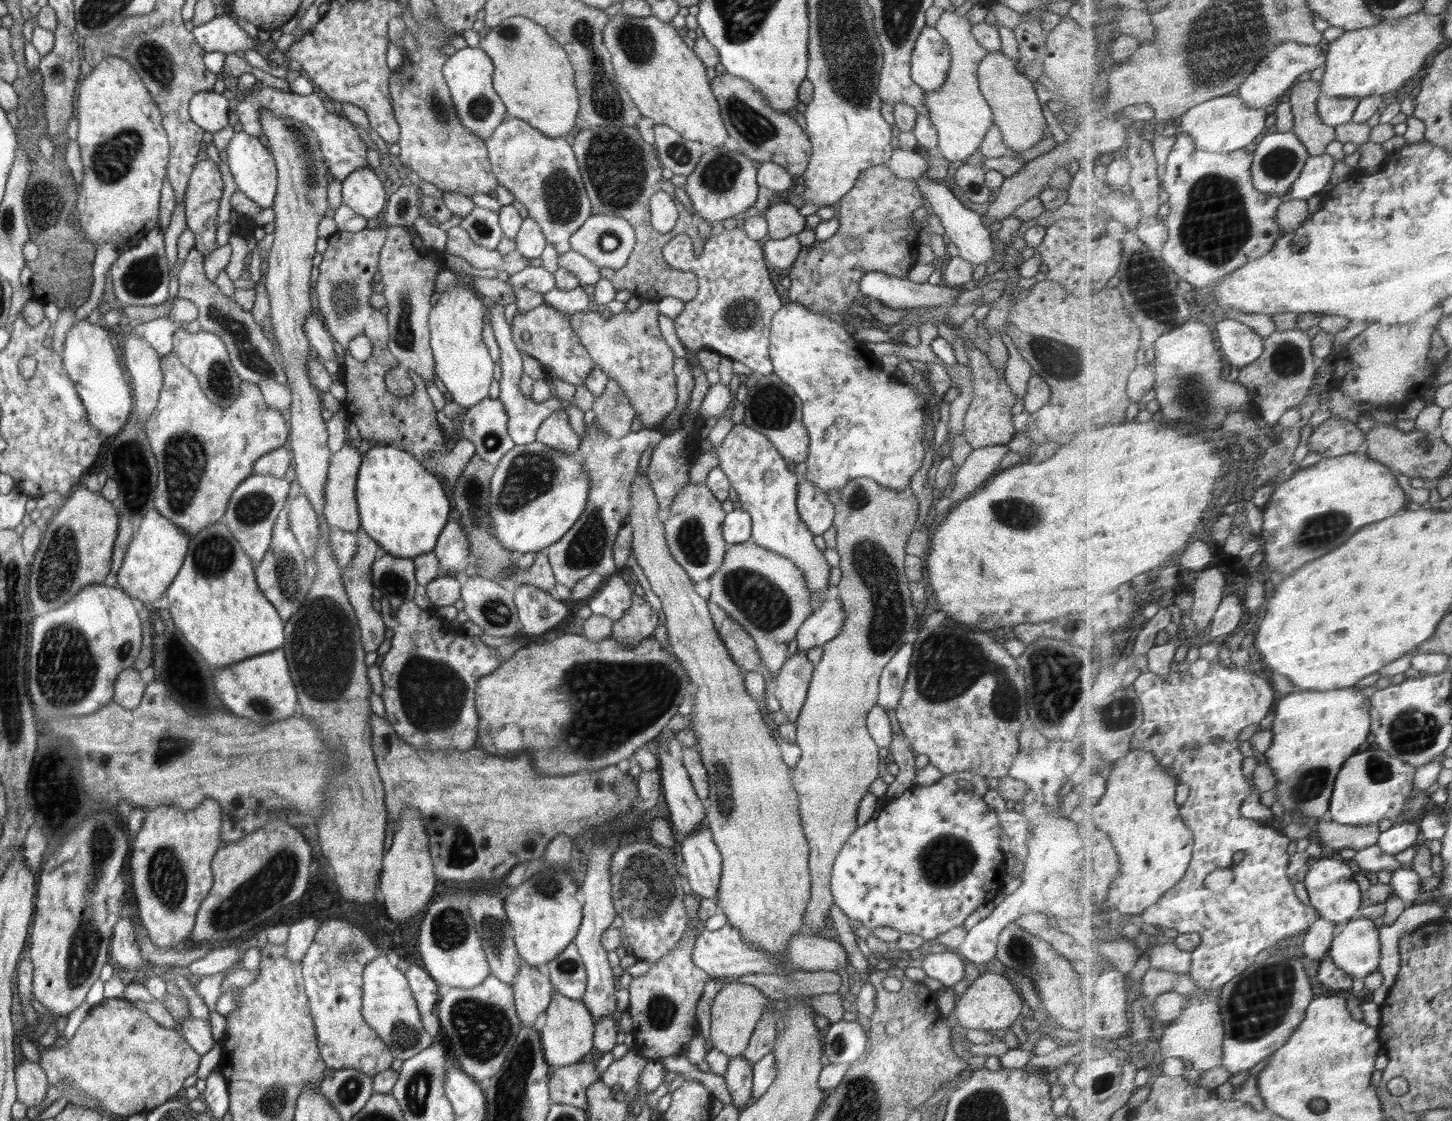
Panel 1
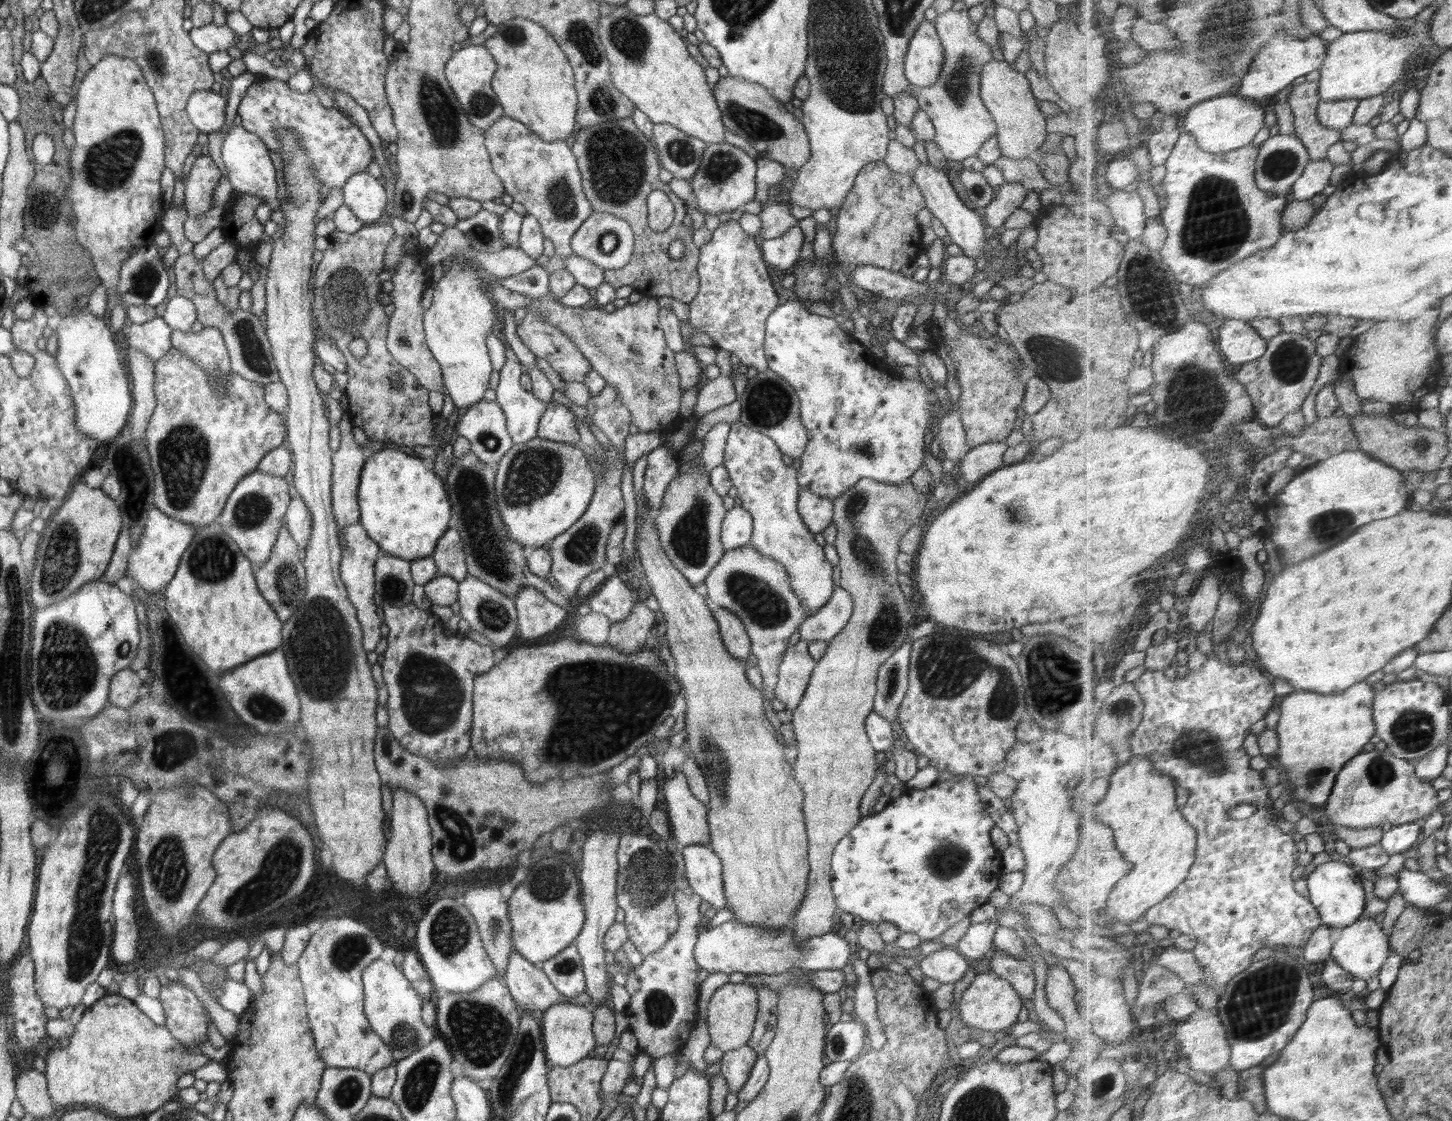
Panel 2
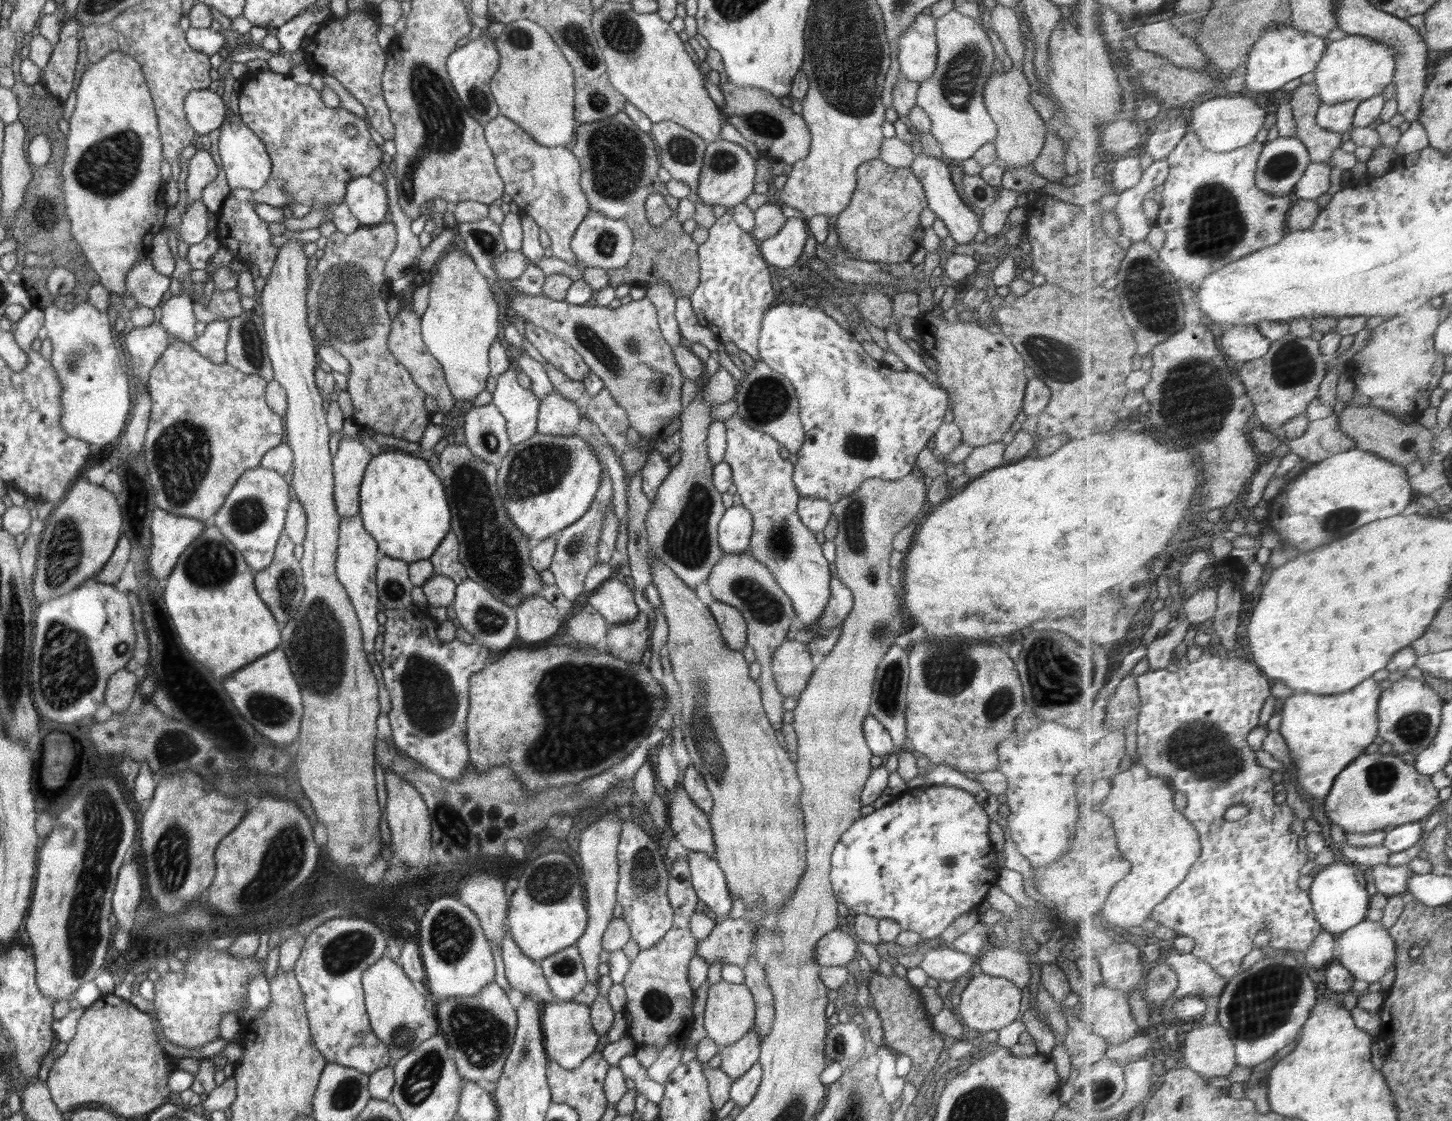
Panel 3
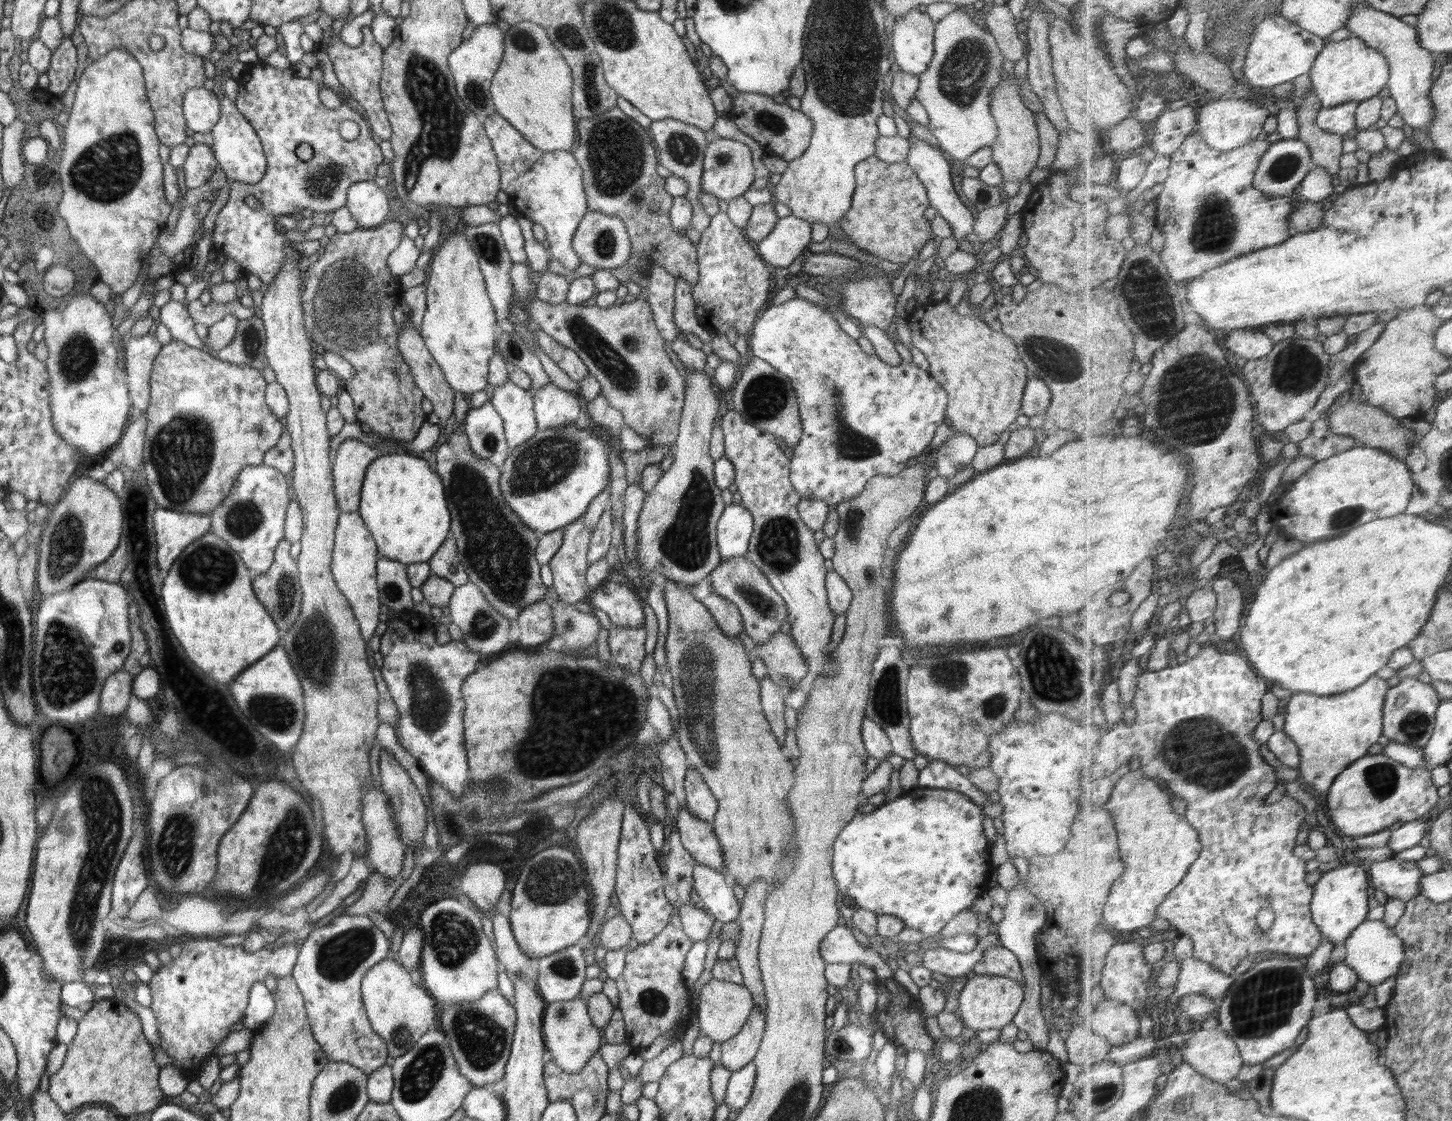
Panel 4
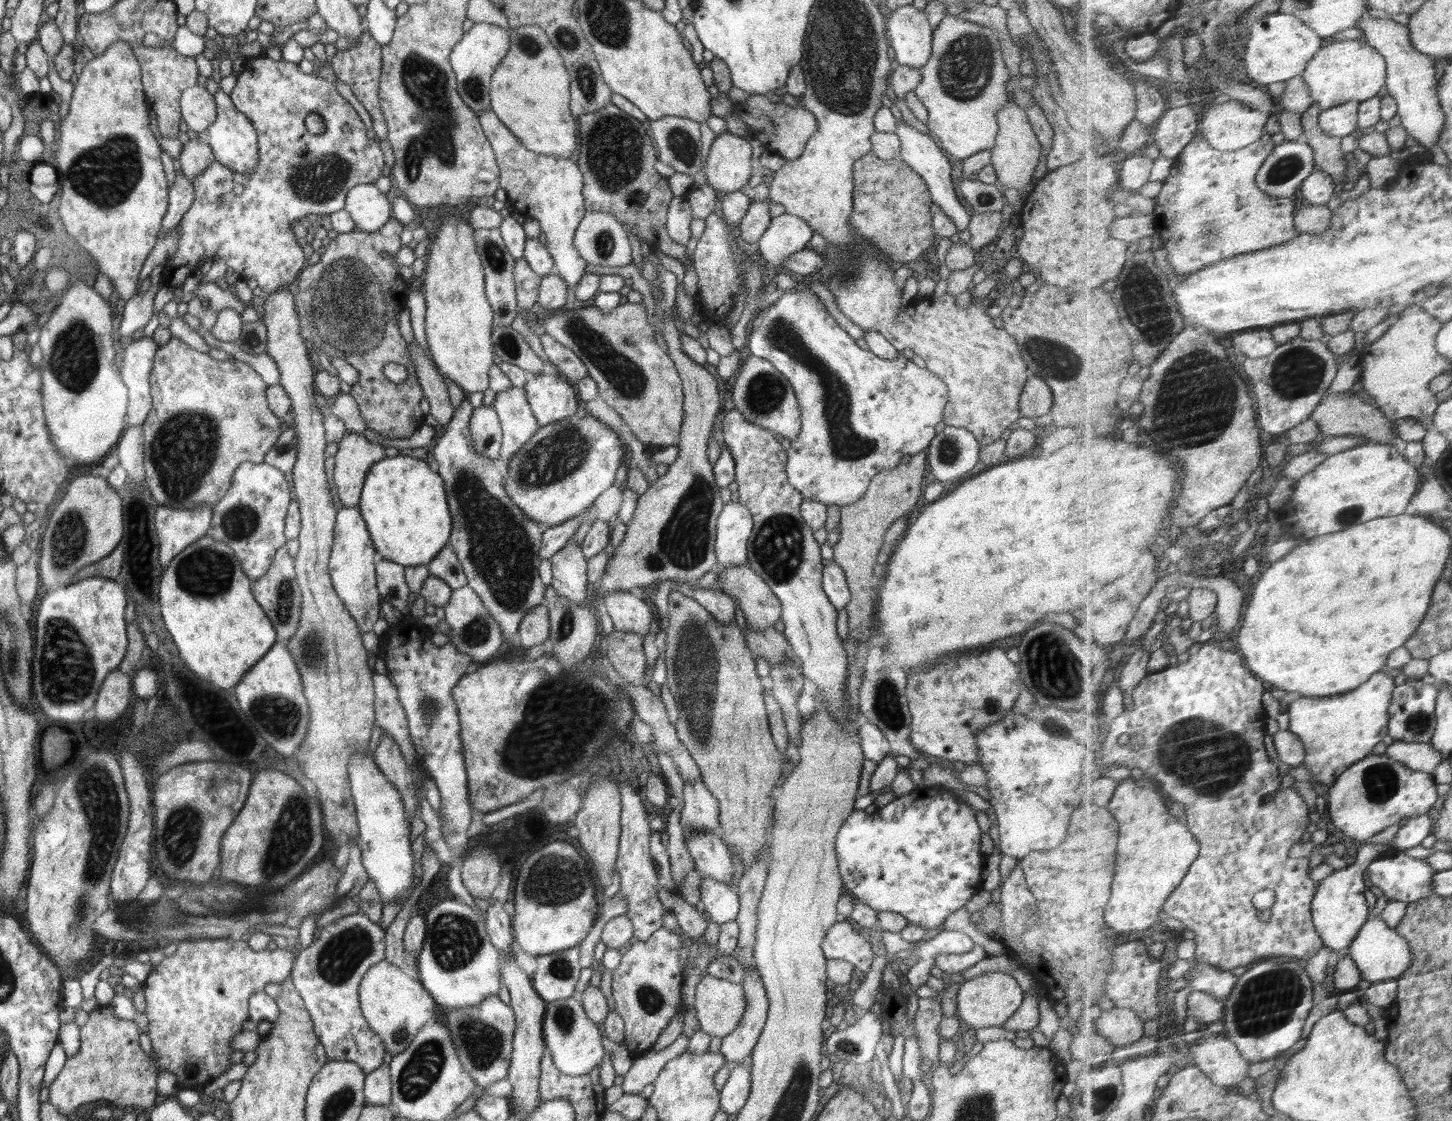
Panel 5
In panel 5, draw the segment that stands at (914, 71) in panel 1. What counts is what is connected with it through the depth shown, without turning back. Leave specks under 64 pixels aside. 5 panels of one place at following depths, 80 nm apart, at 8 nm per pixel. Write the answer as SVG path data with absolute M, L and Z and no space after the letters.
M914 5L899 6L892 9L886 24L893 64L923 67L930 58L933 39L926 13Z

